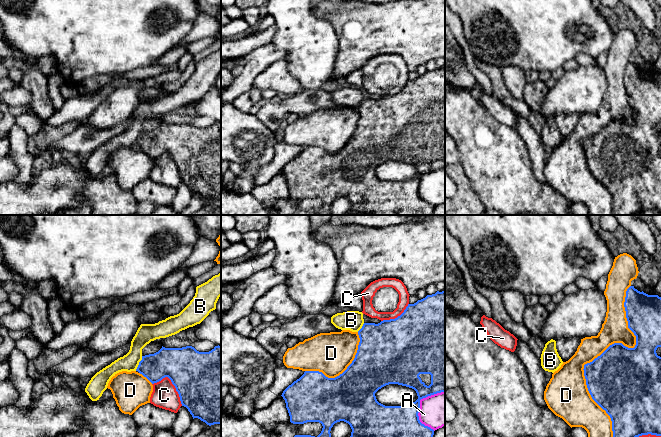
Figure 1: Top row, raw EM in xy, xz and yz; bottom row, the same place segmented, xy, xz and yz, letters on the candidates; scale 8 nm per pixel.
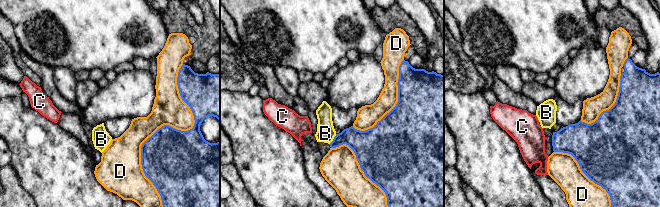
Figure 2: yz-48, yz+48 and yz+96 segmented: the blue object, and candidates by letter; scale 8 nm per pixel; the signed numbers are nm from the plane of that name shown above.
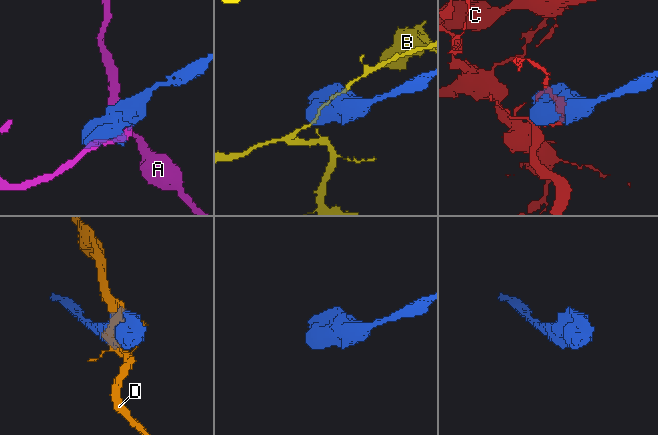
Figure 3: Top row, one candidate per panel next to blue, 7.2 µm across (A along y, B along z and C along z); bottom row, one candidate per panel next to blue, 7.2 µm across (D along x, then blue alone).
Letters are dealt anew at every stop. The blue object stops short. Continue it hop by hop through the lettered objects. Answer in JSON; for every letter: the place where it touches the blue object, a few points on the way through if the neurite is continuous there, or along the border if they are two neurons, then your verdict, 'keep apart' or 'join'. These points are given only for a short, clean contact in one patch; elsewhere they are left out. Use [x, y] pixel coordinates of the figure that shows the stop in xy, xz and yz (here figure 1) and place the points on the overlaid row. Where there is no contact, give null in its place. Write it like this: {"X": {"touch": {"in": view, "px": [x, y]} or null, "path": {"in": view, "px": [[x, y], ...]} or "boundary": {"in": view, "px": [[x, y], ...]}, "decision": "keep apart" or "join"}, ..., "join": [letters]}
{"A": {"touch": {"in": "xz", "px": [419, 405]}, "decision": "keep apart"}, "B": {"touch": {"in": "xy", "px": [139, 363]}, "boundary": {"in": "xy", "px": [[142, 356], [135, 370]]}, "decision": "keep apart"}, "C": {"touch": {"in": "xy", "px": [172, 383]}, "decision": "keep apart"}, "D": {"touch": {"in": "yz", "px": [605, 350]}, "decision": "keep apart"}, "join": []}

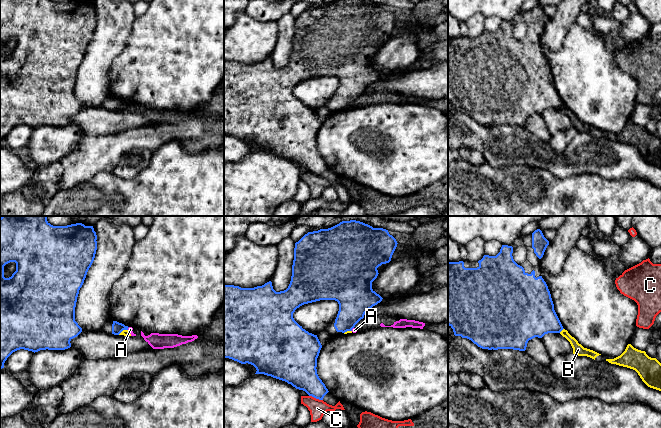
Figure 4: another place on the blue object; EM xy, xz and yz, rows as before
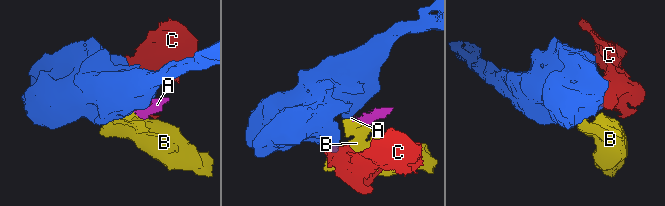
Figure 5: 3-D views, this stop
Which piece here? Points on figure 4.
{"A": {"touch": {"in": "xz", "px": [352, 328]}, "boundary": {"in": "xz", "px": [[353, 327], [351, 330]]}, "decision": "keep apart"}, "B": {"touch": {"in": "yz", "px": [561, 330]}, "boundary": {"in": "yz", "px": [[563, 328], [559, 332]]}, "decision": "keep apart"}, "C": {"touch": {"in": "xz", "px": [316, 398]}, "decision": "keep apart"}, "join": []}

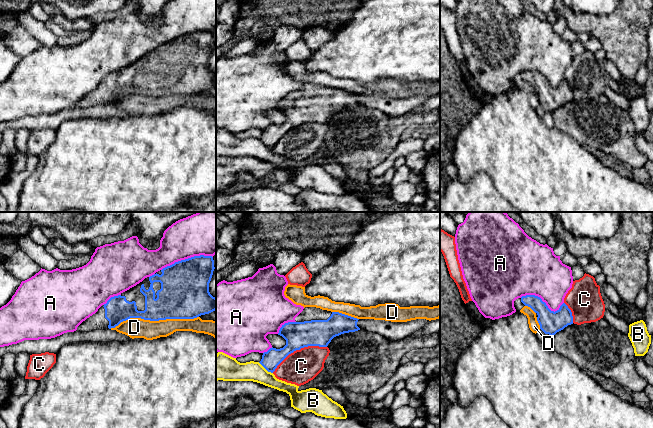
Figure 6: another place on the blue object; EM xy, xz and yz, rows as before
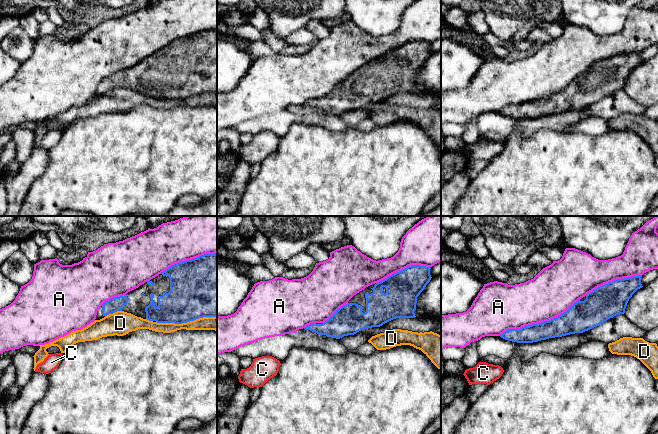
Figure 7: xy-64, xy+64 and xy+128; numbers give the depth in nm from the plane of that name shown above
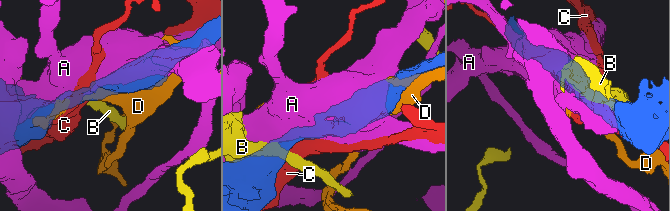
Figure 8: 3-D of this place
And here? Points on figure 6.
{"A": {"touch": {"in": "xy", "px": [186, 259]}, "decision": "keep apart"}, "B": {"touch": {"in": "xz", "px": [265, 368]}, "decision": "keep apart"}, "C": {"touch": {"in": "xz", "px": [298, 349]}, "decision": "keep apart"}, "D": {"touch": {"in": "xy", "px": [154, 320]}, "decision": "keep apart"}, "join": []}

